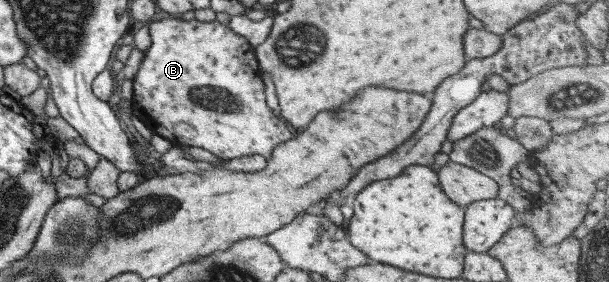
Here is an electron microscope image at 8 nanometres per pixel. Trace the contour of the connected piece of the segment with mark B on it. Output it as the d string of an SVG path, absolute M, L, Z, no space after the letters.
M166 18L148 23L147 28L150 46L131 79L131 104L134 115L153 134L173 145L203 148L223 161L245 155L261 155L268 159L277 144L292 137L280 114L272 114L266 105L261 70L255 60L254 48L245 38L216 20L199 22Z

